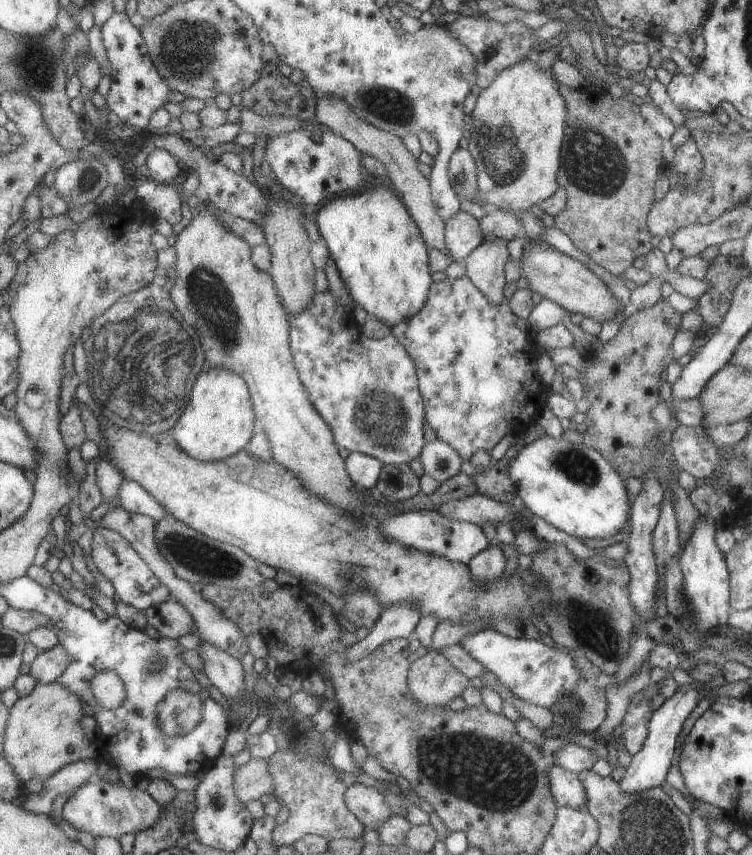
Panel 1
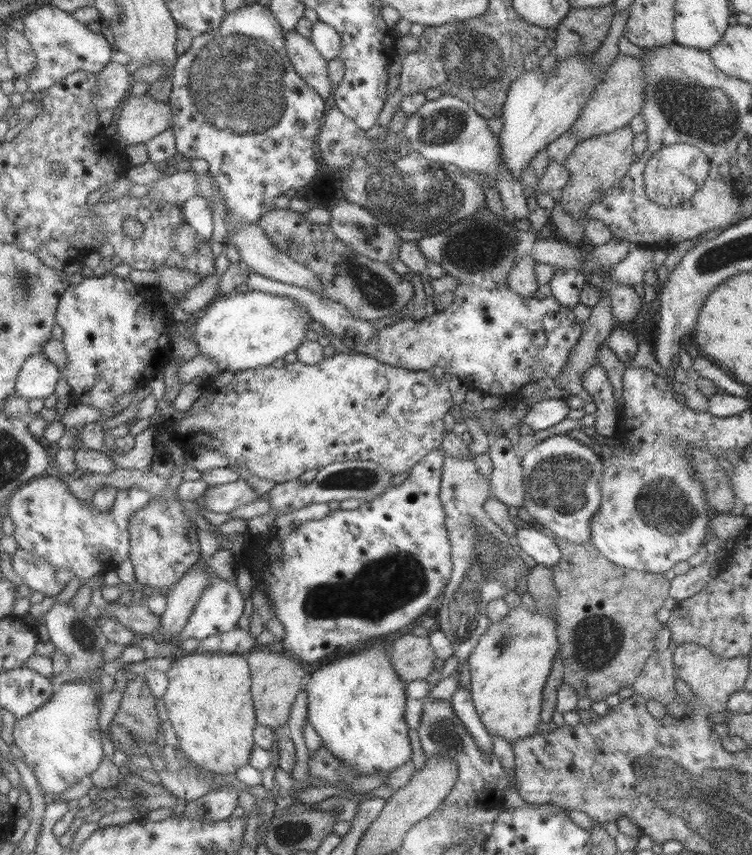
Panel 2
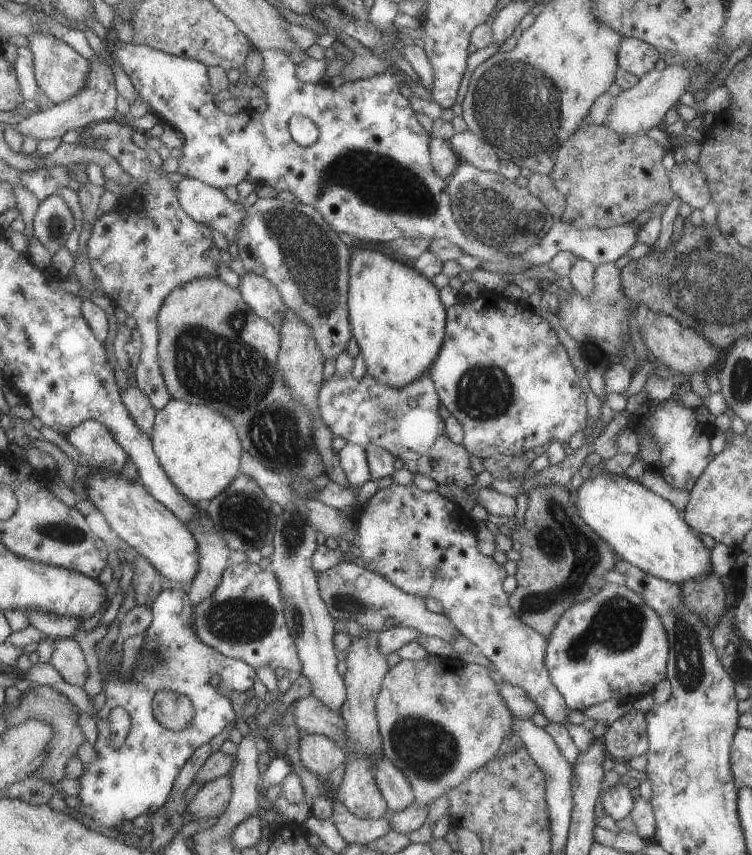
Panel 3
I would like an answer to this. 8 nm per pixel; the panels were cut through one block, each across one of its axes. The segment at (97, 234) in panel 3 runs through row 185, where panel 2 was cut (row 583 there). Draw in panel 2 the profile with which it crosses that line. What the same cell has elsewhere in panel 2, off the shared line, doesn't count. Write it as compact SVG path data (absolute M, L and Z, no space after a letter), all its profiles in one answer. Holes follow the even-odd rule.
M151 498L143 508L139 508L129 516L127 532L129 535L127 557L134 570L134 580L138 584L155 589L174 585L198 562L199 545L195 538L194 525L183 515L181 504L173 498Z

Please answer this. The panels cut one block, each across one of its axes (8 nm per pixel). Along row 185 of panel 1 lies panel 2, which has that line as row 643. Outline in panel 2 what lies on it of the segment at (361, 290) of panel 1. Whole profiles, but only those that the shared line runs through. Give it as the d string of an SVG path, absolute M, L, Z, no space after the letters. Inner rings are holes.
M385 643L373 644L347 656L338 656L331 662L323 661L316 670L309 672L304 680L307 722L319 734L321 746L327 748L327 752L331 752L358 776L389 773L411 758L411 746L406 733L408 728L403 718L405 703L408 700L405 696L406 684L391 666L389 648Z

